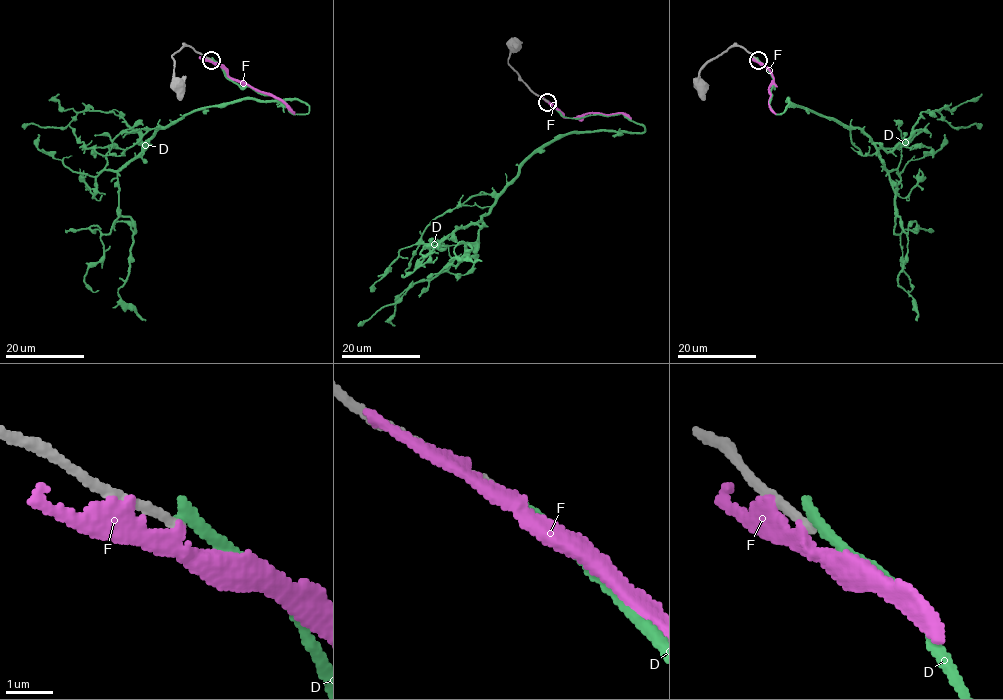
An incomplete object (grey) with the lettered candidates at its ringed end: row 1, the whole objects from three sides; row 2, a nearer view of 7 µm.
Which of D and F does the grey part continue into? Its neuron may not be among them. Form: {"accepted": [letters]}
{"accepted": []}

